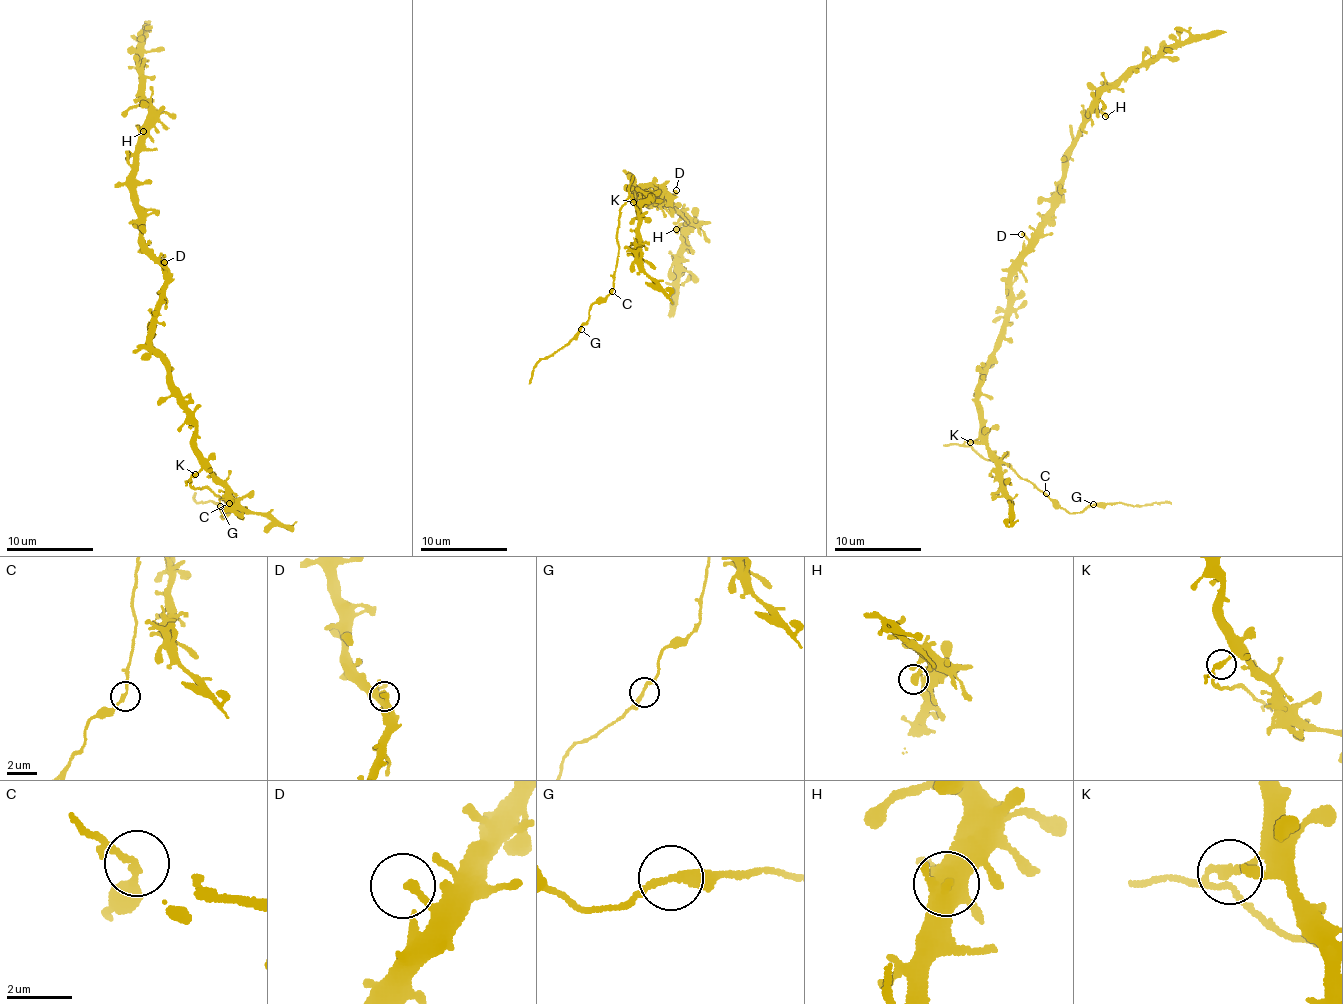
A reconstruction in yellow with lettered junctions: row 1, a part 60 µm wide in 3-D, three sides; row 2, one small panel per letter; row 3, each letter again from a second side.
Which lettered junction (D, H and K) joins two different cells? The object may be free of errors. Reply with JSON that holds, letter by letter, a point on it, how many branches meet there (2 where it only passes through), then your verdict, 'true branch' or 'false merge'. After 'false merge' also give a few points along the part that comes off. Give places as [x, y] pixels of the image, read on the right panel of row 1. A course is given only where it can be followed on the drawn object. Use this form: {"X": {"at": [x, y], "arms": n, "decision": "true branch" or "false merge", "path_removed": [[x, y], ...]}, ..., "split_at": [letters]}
{"D": {"at": [1021, 234], "arms": 1, "decision": "true branch"}, "H": {"at": [1105, 116], "arms": 3, "decision": "true branch"}, "K": {"at": [970, 442], "arms": 2, "decision": "false merge", "path_removed": [[969, 442], [983, 458], [1009, 465], [1074, 514], [1093, 504], [1151, 505], [1170, 501]]}, "split_at": ["K"]}

